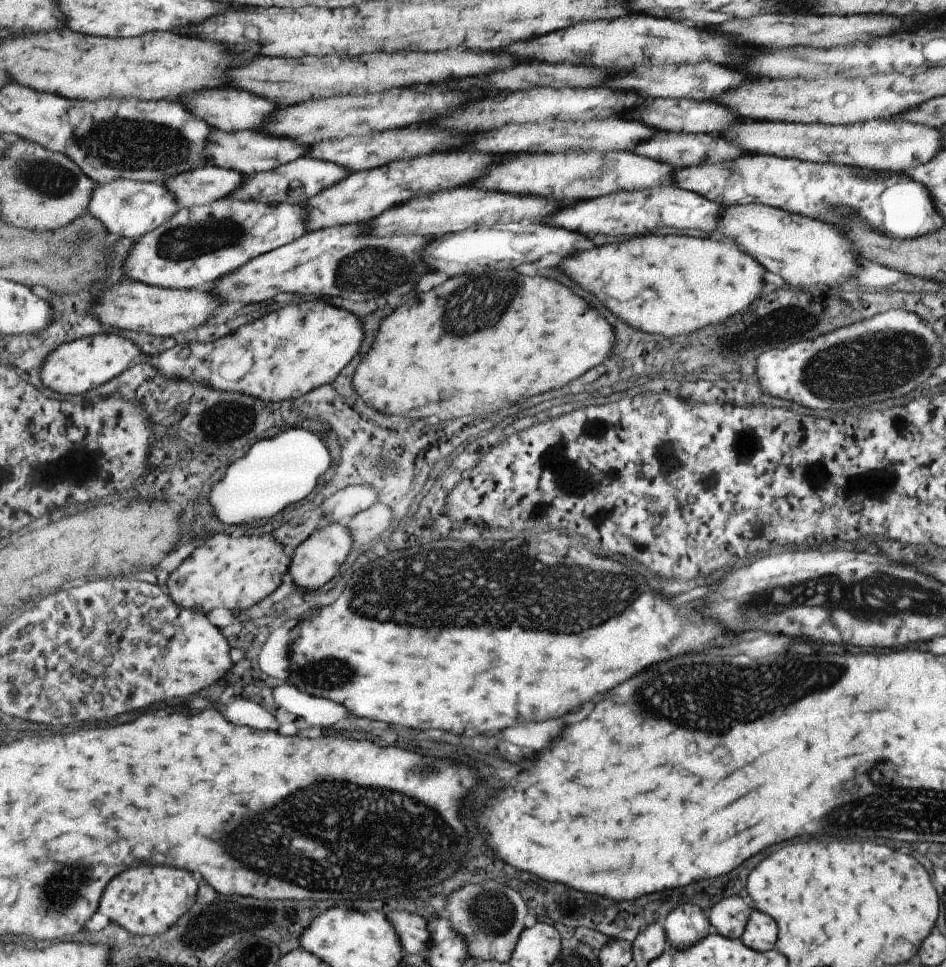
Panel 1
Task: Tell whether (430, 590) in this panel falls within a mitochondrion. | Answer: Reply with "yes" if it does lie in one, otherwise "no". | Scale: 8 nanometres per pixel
yes

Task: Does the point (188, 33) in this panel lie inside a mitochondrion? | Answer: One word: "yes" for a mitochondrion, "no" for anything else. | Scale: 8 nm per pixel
no

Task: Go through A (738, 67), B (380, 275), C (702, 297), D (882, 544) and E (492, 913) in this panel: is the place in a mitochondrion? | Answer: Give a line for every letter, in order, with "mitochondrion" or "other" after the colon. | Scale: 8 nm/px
A: other
B: mitochondrion
C: other
D: other
E: mitochondrion

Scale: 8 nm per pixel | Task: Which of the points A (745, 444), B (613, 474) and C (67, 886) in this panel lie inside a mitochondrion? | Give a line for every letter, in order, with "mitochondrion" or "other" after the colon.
A: other
B: other
C: mitochondrion

